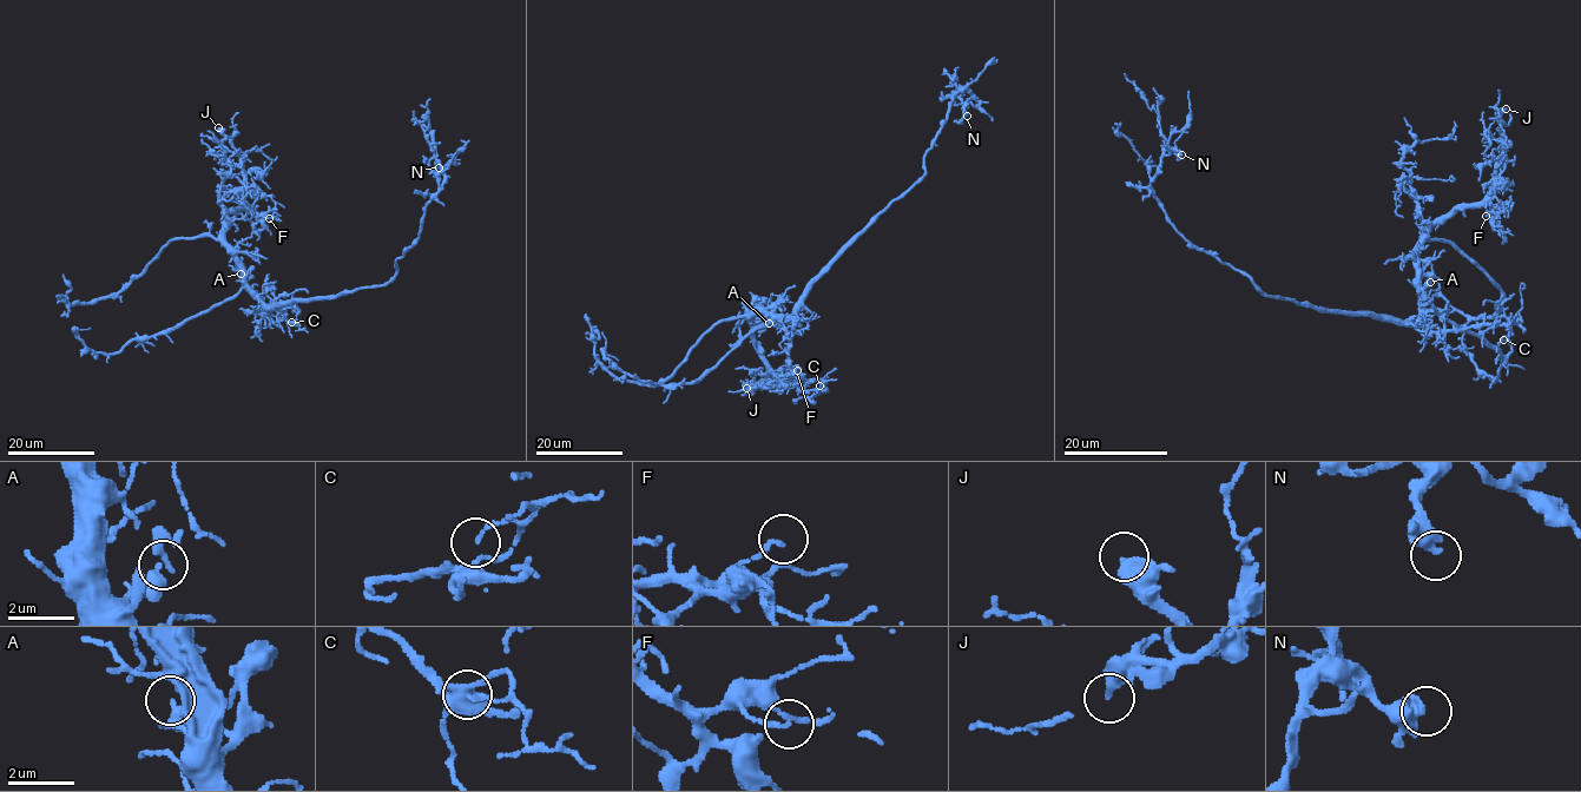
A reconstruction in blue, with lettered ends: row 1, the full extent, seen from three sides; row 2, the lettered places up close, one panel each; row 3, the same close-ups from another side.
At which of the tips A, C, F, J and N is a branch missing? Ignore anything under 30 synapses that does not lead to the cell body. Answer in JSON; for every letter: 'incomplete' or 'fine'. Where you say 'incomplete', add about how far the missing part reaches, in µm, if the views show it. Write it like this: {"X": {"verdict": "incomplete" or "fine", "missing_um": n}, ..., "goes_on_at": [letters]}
{"A": {"verdict": "fine"}, "C": {"verdict": "fine"}, "F": {"verdict": "fine"}, "J": {"verdict": "fine"}, "N": {"verdict": "fine"}, "goes_on_at": []}

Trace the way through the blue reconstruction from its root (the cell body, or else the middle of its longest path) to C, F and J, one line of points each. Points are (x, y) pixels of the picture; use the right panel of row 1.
C: (1363, 316), (1389, 317), (1434, 331), (1509, 324), (1509, 337), (1503, 336), (1503, 340)
F: (1363, 316), (1412, 322), (1420, 316), (1418, 246), (1422, 239), (1458, 208), (1489, 205), (1491, 213), (1486, 216)
J: (1363, 316), (1412, 322), (1420, 316), (1418, 246), (1435, 225), (1489, 192), (1506, 109)

